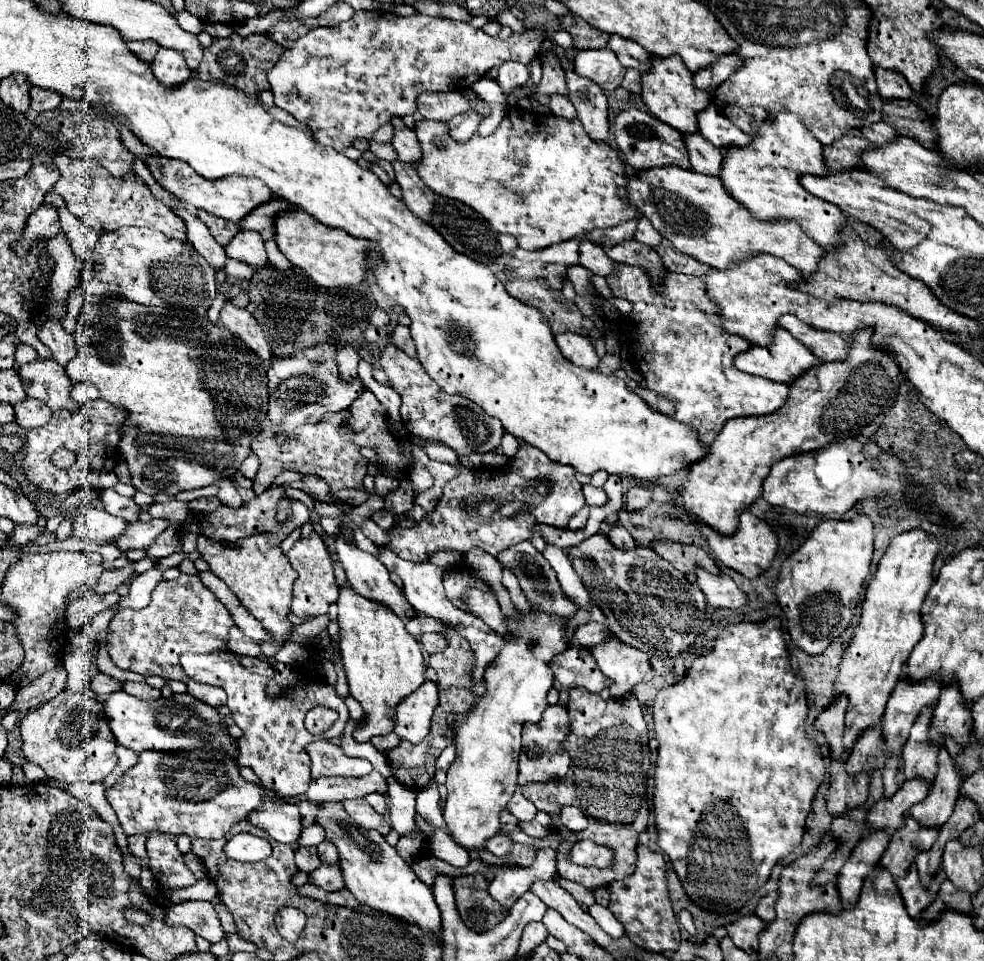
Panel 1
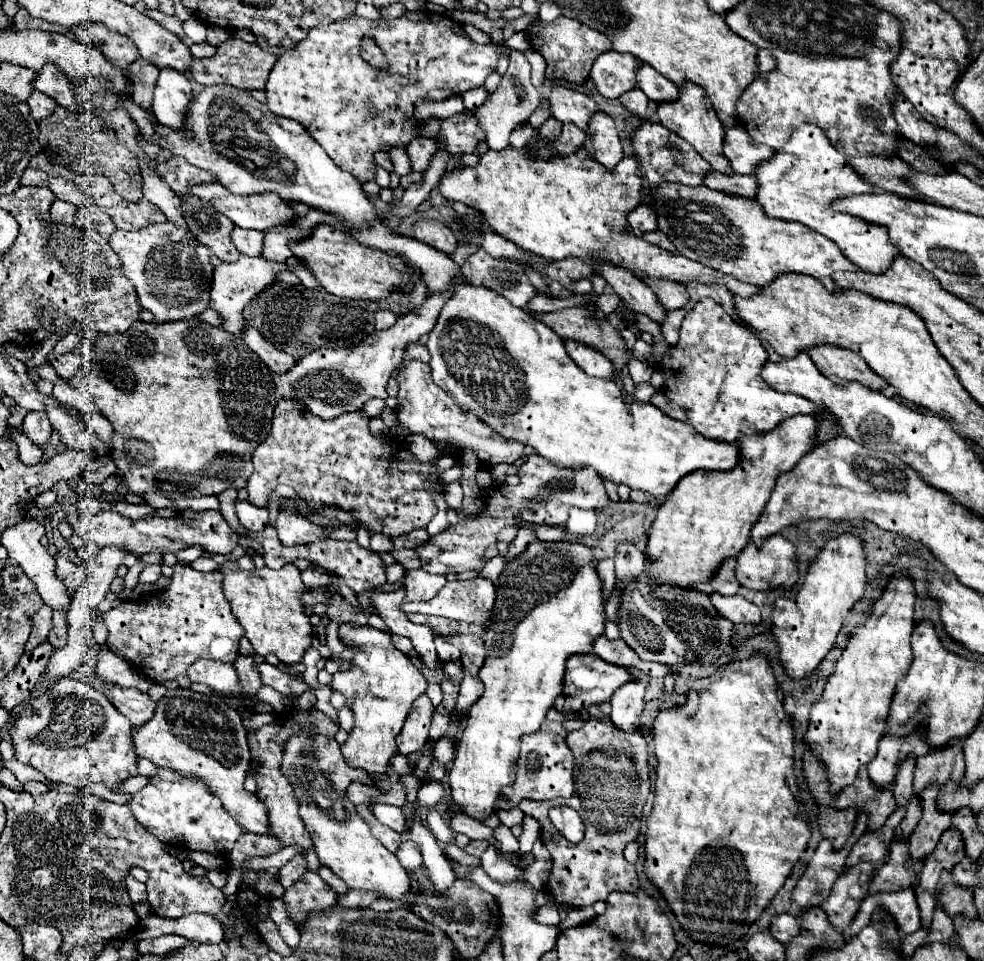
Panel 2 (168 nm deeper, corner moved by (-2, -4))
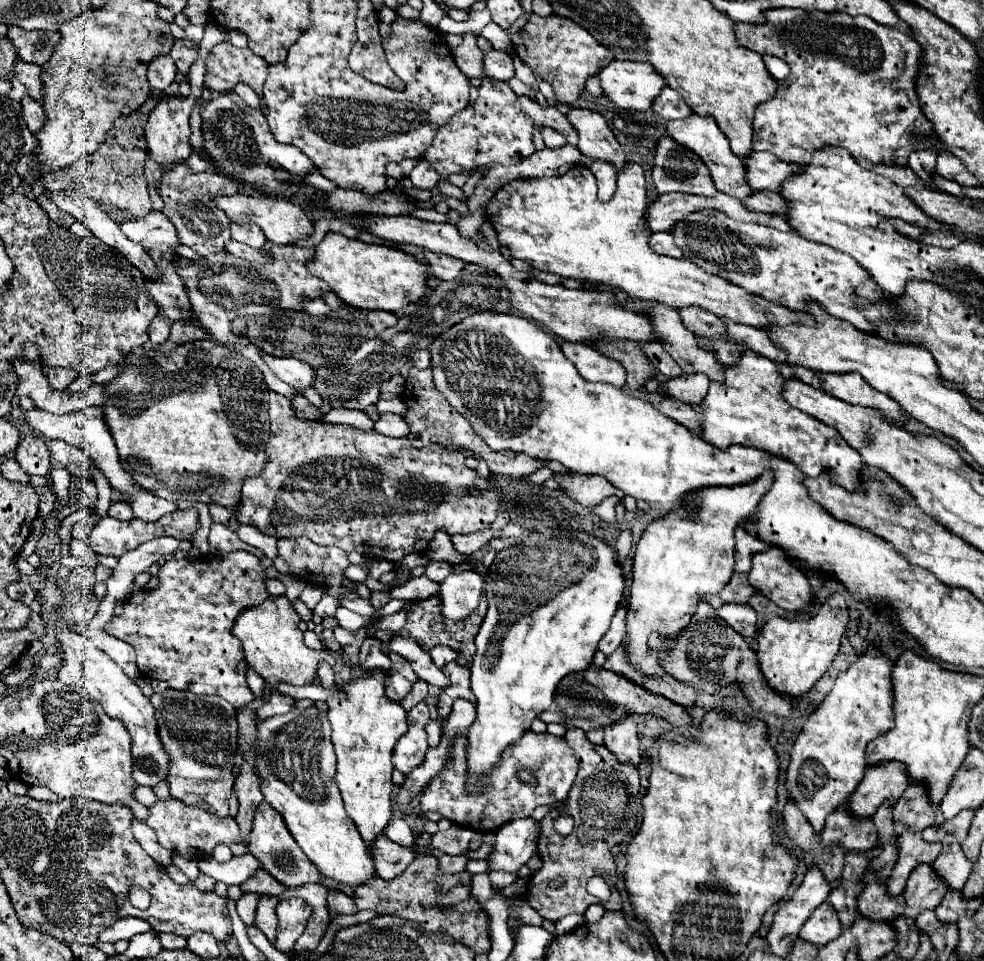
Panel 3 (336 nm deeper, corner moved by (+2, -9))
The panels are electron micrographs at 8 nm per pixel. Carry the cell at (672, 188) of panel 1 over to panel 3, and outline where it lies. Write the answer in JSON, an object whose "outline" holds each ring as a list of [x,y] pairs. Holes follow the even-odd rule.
{"outline":[[[702,209],[702,211],[690,213],[684,221],[678,221],[672,227],[672,237],[674,237],[676,247],[682,249],[684,259],[696,263],[706,273],[724,277],[726,281],[732,281],[732,283],[744,287],[748,293],[760,295],[760,297],[770,299],[770,301],[780,301],[780,305],[784,305],[788,309],[794,309],[794,311],[808,311],[808,303],[816,301],[832,317],[846,319],[846,321],[850,321],[854,327],[858,327],[862,331],[870,331],[870,333],[876,331],[874,323],[864,319],[864,315],[858,311],[858,305],[854,305],[850,301],[850,295],[856,293],[856,295],[864,297],[866,301],[880,301],[880,299],[884,299],[884,293],[870,279],[868,271],[864,271],[846,253],[838,253],[836,249],[828,249],[828,245],[816,245],[814,241],[804,241],[794,231],[784,233],[784,231],[778,231],[778,229],[772,229],[772,227],[766,227],[766,225],[734,221],[734,219],[730,219],[728,215],[724,215],[724,213],[716,211],[716,209]]]}

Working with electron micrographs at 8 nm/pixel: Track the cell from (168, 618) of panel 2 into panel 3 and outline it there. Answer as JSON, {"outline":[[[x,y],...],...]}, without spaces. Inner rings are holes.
{"outline":[[[234,551],[222,557],[220,563],[204,557],[204,561],[168,561],[158,571],[160,587],[156,591],[138,591],[128,597],[124,605],[124,613],[120,617],[112,617],[104,631],[122,637],[136,651],[138,669],[146,679],[168,681],[172,689],[192,691],[192,693],[210,693],[226,699],[236,709],[254,701],[254,693],[246,683],[246,665],[244,653],[240,649],[238,637],[232,635],[232,625],[238,613],[246,607],[260,605],[268,591],[264,587],[266,573],[260,567],[260,559],[248,551]]]}

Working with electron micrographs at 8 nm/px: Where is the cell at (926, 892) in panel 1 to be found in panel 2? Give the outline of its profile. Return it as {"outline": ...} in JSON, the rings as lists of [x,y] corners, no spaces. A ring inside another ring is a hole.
{"outline":[[[900,890],[892,894],[868,894],[862,900],[862,906],[858,908],[858,914],[850,926],[850,936],[856,936],[860,928],[868,926],[868,920],[876,908],[884,908],[898,926],[898,930],[908,936],[920,928],[920,912],[916,908],[914,890]]]}

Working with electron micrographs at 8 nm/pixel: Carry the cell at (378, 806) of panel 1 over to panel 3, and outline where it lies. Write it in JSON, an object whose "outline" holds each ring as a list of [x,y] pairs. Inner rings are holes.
{"outline":[[[402,817],[392,819],[392,821],[386,825],[384,835],[386,835],[386,837],[390,837],[394,843],[402,845],[402,847],[412,847],[412,845],[414,845],[412,829],[410,829],[410,825],[408,825]]]}

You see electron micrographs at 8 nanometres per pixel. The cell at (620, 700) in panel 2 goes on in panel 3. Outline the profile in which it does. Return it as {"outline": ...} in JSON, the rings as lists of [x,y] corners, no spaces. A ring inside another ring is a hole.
{"outline":[[[628,713],[628,717],[622,717],[620,721],[612,723],[606,727],[604,735],[604,745],[614,751],[618,761],[622,763],[640,763],[640,739],[638,739],[638,729],[634,723],[634,715]]]}

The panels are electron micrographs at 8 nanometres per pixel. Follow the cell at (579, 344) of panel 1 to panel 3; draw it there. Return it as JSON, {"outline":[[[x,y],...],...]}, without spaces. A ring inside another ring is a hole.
{"outline":[[[564,341],[560,347],[562,347],[562,353],[566,355],[566,359],[570,359],[574,363],[578,373],[586,381],[598,381],[598,383],[610,383],[614,387],[624,387],[626,371],[618,361],[604,357],[602,353],[598,353],[596,349],[592,349],[586,343]]]}

